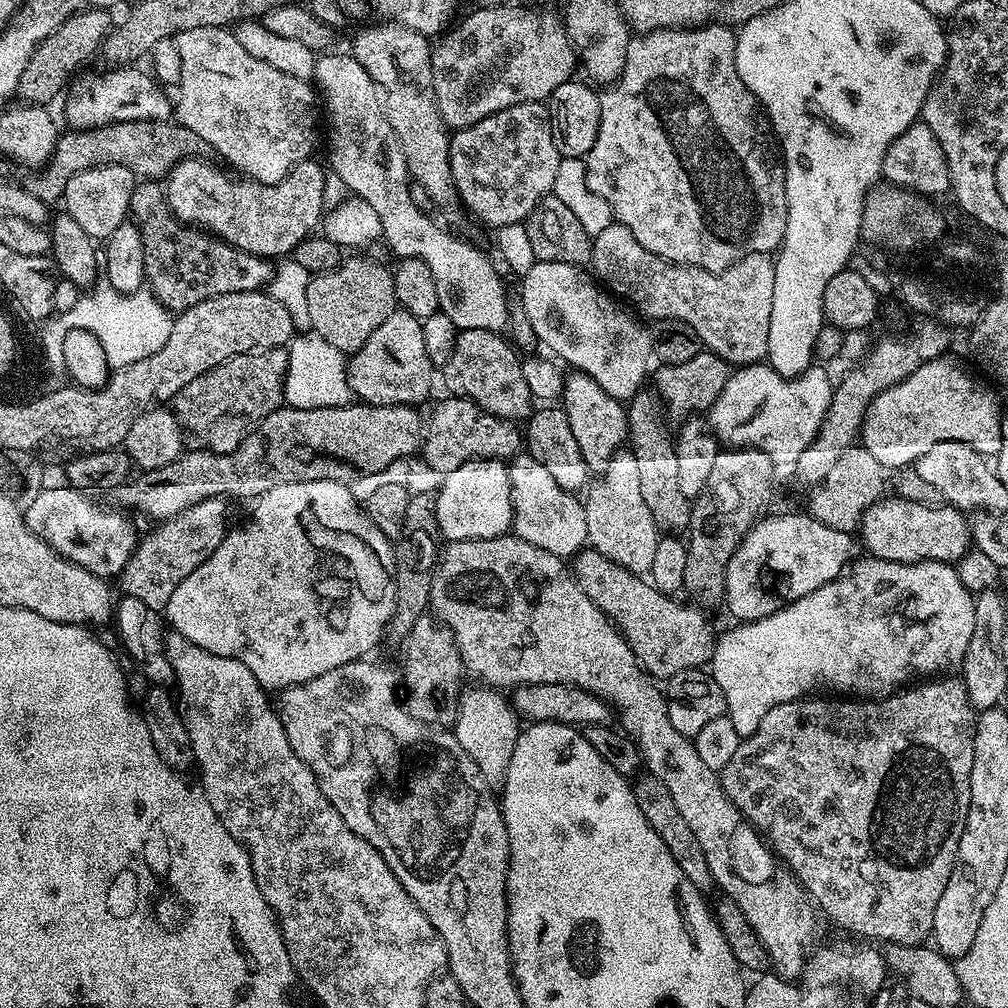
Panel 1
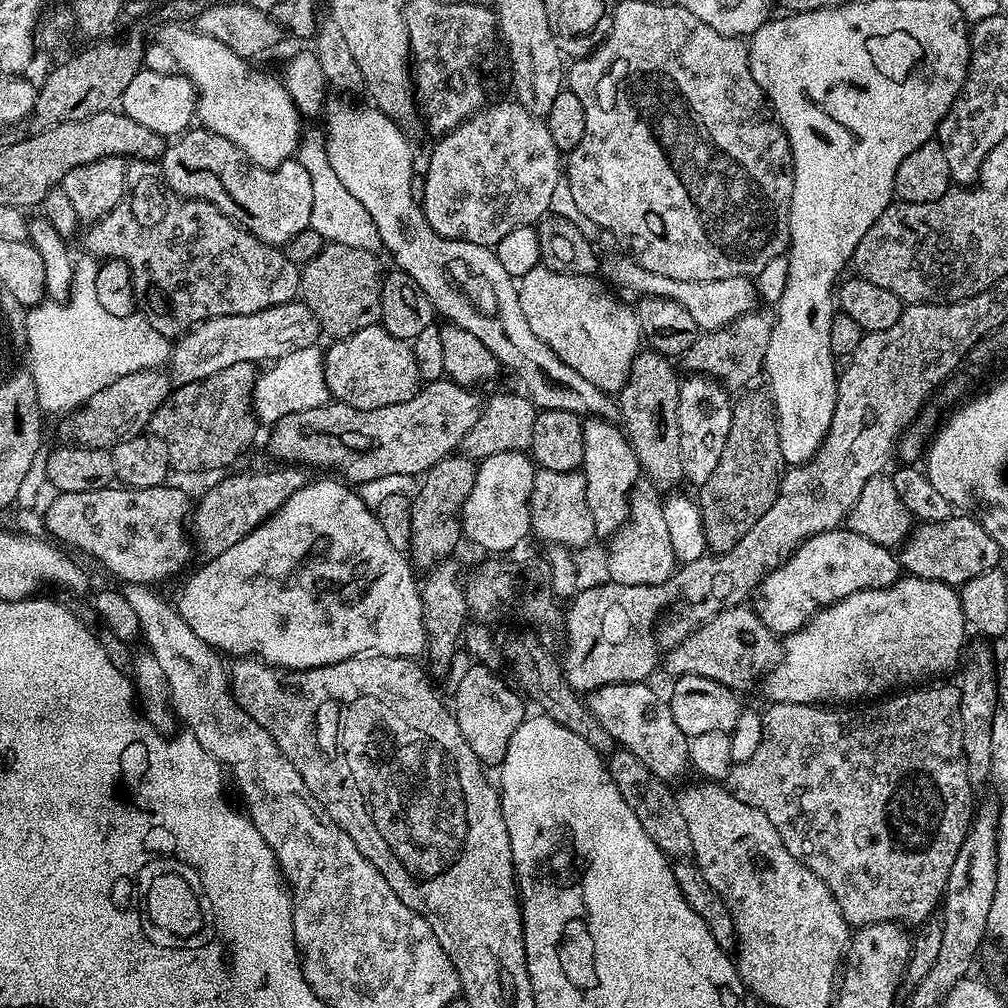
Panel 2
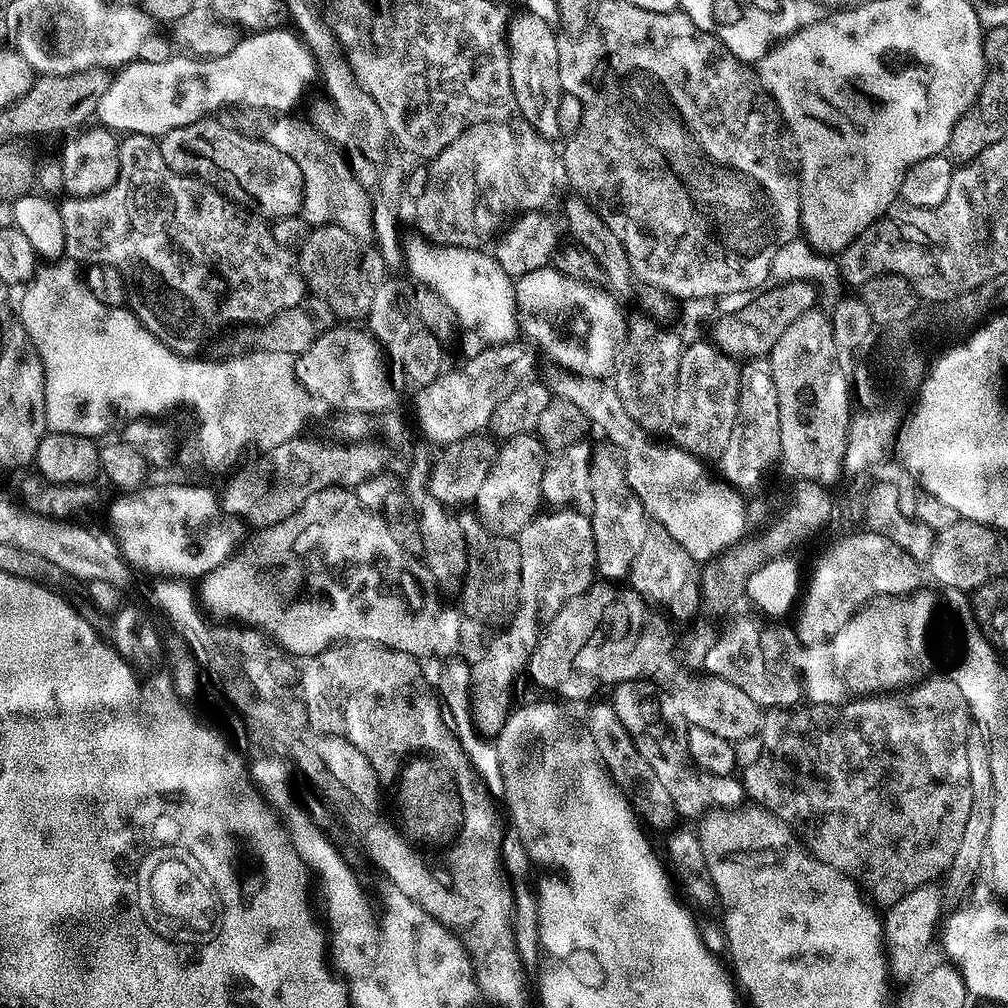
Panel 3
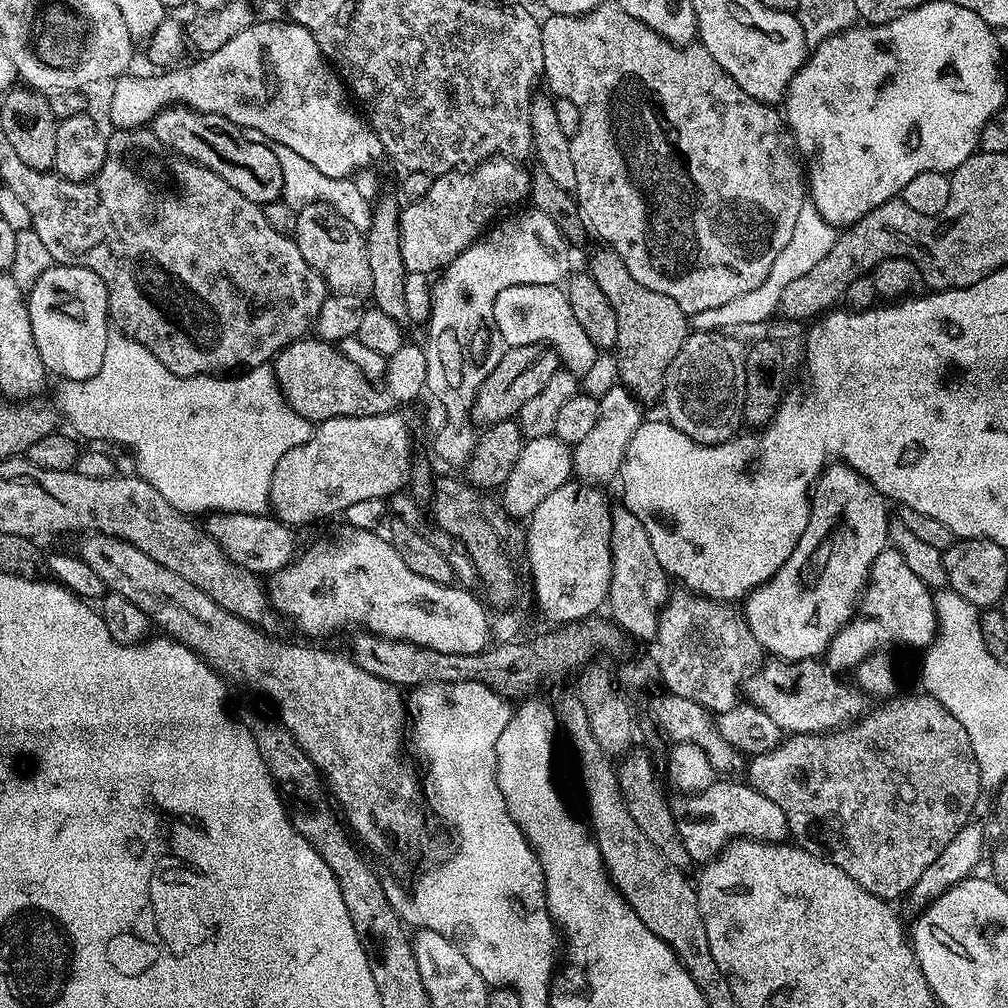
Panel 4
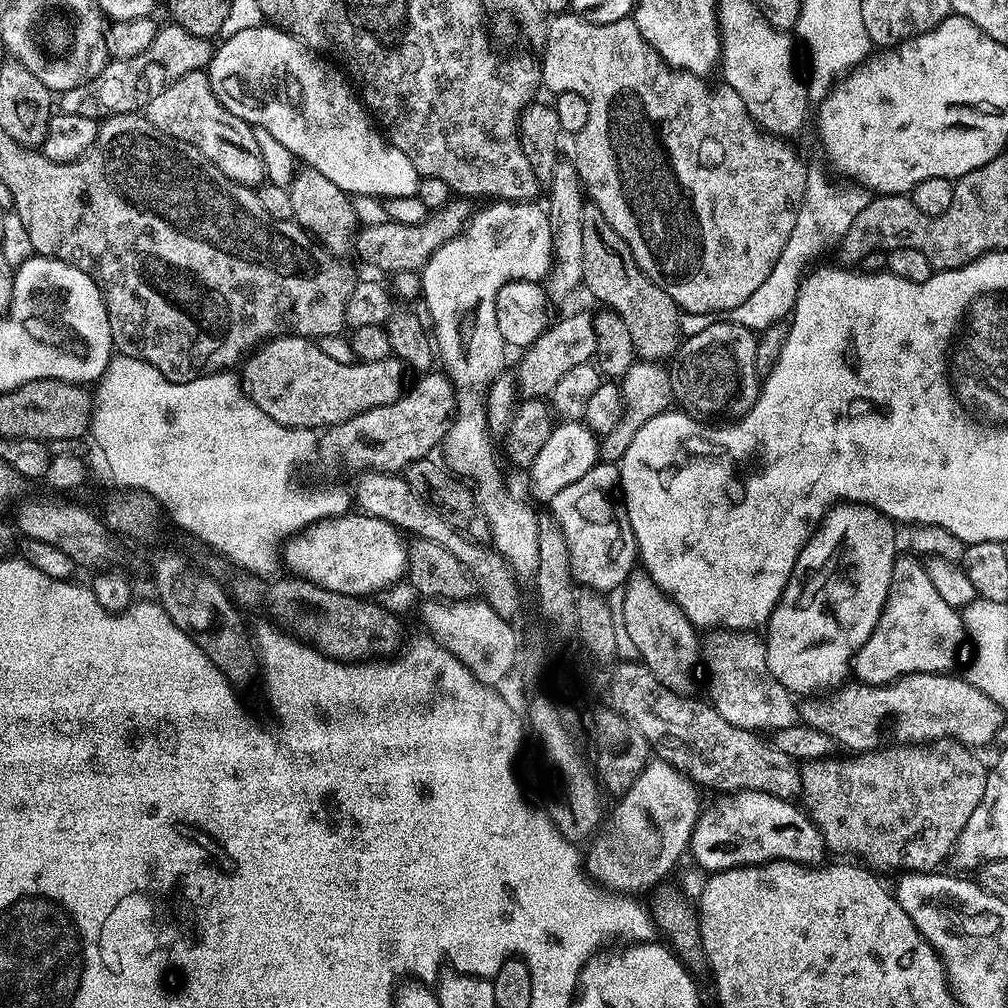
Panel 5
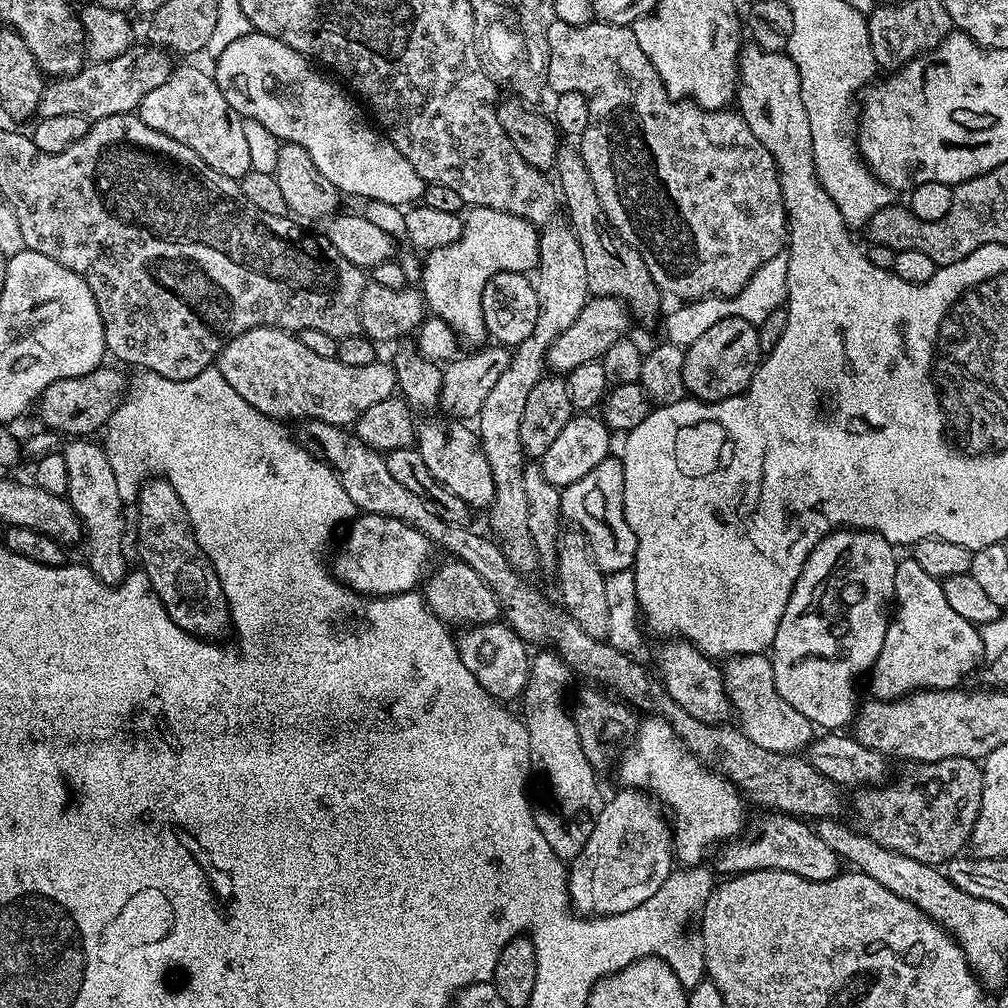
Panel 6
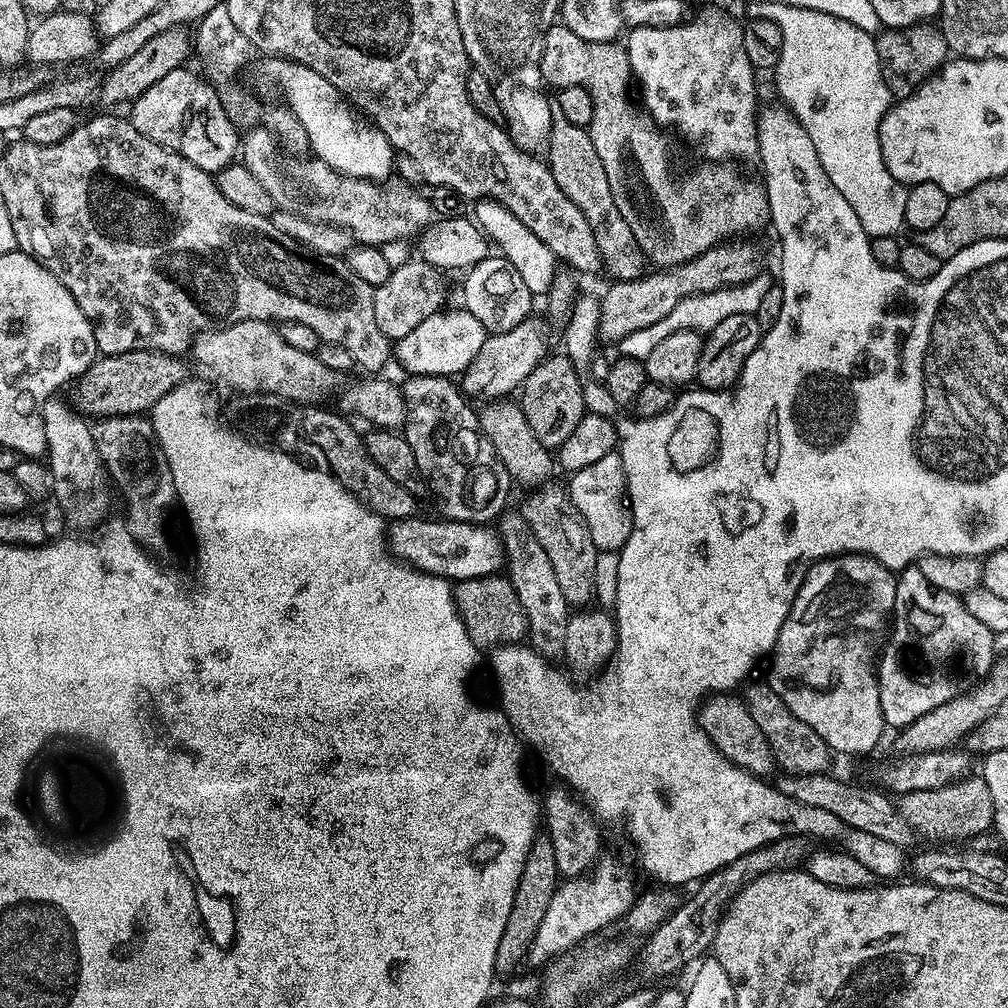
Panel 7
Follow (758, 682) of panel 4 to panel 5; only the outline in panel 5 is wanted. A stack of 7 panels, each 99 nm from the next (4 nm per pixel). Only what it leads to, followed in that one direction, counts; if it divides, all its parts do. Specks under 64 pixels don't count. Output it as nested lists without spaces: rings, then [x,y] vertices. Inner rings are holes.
[[[919,672],[899,676],[890,684],[848,682],[827,694],[805,699],[808,701],[799,705],[798,716],[852,754],[873,752],[889,742],[923,744],[933,740],[956,740],[981,750],[1000,730],[1000,707],[967,679],[952,675]]]

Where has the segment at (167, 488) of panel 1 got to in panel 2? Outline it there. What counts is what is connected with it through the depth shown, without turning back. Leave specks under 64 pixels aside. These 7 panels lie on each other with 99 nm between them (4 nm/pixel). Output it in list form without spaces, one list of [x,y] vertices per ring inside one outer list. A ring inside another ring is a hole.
[[[441,378],[425,383],[416,395],[394,406],[362,410],[349,404],[329,402],[310,410],[298,410],[294,414],[286,414],[286,418],[276,421],[271,429],[273,432],[268,444],[272,447],[273,454],[277,456],[277,461],[307,466],[309,469],[333,468],[334,471],[341,472],[336,474],[353,485],[357,484],[356,486],[366,485],[378,478],[386,478],[386,474],[402,474],[416,478],[429,472],[442,458],[453,455],[463,443],[470,426],[478,422],[482,411],[482,400],[472,392],[475,391],[471,387]]]

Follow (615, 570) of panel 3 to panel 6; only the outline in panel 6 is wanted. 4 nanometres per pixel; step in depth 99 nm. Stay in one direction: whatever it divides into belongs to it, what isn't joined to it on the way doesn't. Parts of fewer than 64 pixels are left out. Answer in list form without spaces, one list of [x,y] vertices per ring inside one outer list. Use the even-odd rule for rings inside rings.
[[[672,638],[661,644],[664,645],[656,656],[655,671],[664,691],[670,694],[675,704],[686,710],[686,714],[690,714],[690,718],[698,718],[698,722],[707,724],[723,725],[727,721],[724,719],[728,715],[731,717],[734,711],[728,700],[728,691],[724,689],[724,679],[718,668],[712,665],[715,663],[686,640]]]

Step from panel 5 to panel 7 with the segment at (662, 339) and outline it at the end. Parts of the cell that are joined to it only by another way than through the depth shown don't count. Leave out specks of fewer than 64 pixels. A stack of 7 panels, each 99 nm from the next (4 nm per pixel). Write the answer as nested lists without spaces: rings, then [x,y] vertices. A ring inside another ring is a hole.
[[[555,107],[552,110],[546,163],[554,174],[554,182],[558,182],[558,190],[562,190],[562,194],[566,194],[566,198],[570,198],[570,202],[574,202],[578,210],[582,210],[582,218],[586,218],[594,234],[603,271],[605,273],[608,271],[613,281],[638,280],[645,275],[644,251],[634,238],[634,230],[626,226],[626,218],[622,218],[622,210],[618,210],[614,194],[610,194],[606,169],[602,167],[602,158],[598,158],[598,150],[594,150],[594,142],[590,138],[588,129],[574,126],[574,122],[566,122],[562,110]]]

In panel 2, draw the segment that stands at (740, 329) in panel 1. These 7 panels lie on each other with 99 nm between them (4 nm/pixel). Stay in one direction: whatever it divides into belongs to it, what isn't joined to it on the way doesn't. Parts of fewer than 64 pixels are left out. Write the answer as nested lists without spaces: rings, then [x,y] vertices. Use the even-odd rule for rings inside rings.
[[[623,255],[603,257],[602,272],[608,275],[606,280],[609,285],[617,284],[618,287],[633,292],[636,298],[661,296],[664,299],[672,299],[690,312],[698,328],[704,332],[727,329],[735,325],[741,316],[749,315],[757,307],[758,288],[747,276],[706,282],[682,282],[674,278],[666,278],[662,274],[654,274],[643,268],[637,260],[633,260],[631,255]]]

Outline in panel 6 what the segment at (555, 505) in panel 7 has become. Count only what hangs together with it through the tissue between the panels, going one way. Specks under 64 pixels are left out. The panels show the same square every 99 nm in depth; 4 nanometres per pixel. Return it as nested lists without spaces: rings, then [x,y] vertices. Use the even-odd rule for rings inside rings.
[[[568,530],[561,535],[557,547],[558,590],[563,611],[576,621],[579,628],[596,640],[605,639],[608,634],[609,611],[605,586],[605,575],[592,556],[592,549],[579,530]]]

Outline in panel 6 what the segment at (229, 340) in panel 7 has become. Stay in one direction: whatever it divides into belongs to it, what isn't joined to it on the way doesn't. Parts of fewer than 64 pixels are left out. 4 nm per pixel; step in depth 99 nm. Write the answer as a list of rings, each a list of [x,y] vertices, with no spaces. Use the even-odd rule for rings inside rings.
[[[283,328],[246,330],[238,338],[231,340],[218,357],[222,378],[226,378],[226,382],[230,382],[230,386],[234,386],[234,390],[238,390],[238,394],[242,394],[242,398],[246,398],[250,406],[254,406],[254,410],[266,414],[271,420],[321,420],[341,426],[351,425],[363,412],[370,410],[370,406],[393,399],[397,391],[395,377],[382,364],[377,362],[370,366],[346,366],[346,362],[337,360],[336,357],[314,354],[302,344],[299,335]]]

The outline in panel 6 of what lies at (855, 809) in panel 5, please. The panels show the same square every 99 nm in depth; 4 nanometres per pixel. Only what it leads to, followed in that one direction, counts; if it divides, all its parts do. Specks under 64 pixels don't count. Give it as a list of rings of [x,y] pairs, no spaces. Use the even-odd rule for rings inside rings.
[[[946,758],[929,764],[917,763],[909,768],[912,769],[902,773],[896,781],[893,779],[883,786],[865,787],[855,793],[855,823],[859,831],[878,840],[882,846],[886,846],[886,850],[906,854],[906,858],[914,858],[914,862],[933,866],[947,865],[948,861],[959,857],[965,851],[964,847],[969,847],[972,839],[978,810],[982,806],[983,767],[970,758]]]

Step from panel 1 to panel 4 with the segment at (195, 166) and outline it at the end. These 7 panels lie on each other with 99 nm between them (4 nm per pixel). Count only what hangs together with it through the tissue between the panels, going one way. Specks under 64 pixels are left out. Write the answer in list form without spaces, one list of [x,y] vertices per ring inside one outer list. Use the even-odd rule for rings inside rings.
[[[187,106],[164,108],[152,119],[150,130],[158,142],[162,142],[179,156],[193,160],[195,164],[214,170],[218,178],[230,182],[242,198],[258,205],[272,204],[283,194],[282,169],[275,156],[275,150],[268,144],[241,139],[241,129],[225,116],[213,112],[198,112]]]

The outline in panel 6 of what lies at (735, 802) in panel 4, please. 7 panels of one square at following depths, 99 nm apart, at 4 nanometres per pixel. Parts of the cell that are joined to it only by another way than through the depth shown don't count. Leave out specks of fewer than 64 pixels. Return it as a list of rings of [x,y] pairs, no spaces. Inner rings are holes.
[[[787,814],[764,815],[768,816],[758,817],[753,824],[751,821],[739,836],[715,849],[714,868],[717,873],[739,874],[773,868],[793,872],[814,882],[822,882],[840,875],[842,871],[840,857],[834,850],[830,850],[830,846],[826,846],[826,842],[822,842],[822,838],[811,823]]]

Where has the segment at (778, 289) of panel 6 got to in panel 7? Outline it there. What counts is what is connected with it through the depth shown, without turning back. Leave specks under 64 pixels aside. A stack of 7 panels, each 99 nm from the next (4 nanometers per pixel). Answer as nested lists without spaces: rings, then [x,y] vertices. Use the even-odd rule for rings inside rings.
[[[758,274],[745,284],[732,284],[728,288],[699,292],[696,296],[682,298],[682,302],[678,302],[678,306],[674,306],[674,310],[670,310],[666,318],[654,322],[654,326],[646,326],[646,330],[634,330],[634,334],[626,334],[626,338],[622,338],[619,342],[619,355],[644,360],[650,354],[650,350],[654,350],[654,346],[659,346],[664,339],[670,338],[670,334],[682,331],[707,334],[714,330],[714,326],[718,326],[718,322],[730,318],[730,314],[755,314],[762,303],[762,298],[766,298],[769,287],[770,281],[764,274]]]

